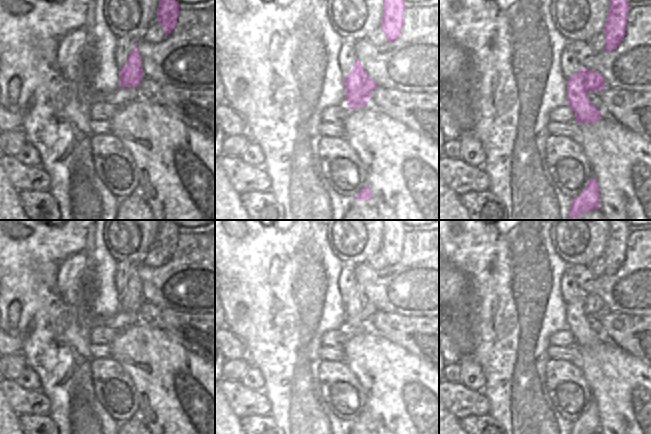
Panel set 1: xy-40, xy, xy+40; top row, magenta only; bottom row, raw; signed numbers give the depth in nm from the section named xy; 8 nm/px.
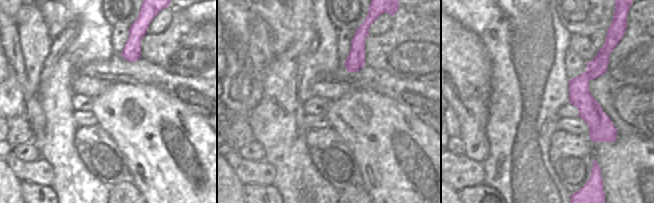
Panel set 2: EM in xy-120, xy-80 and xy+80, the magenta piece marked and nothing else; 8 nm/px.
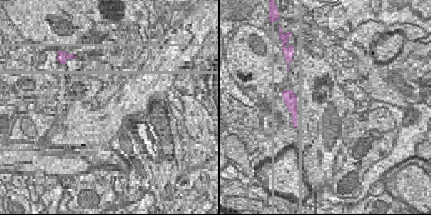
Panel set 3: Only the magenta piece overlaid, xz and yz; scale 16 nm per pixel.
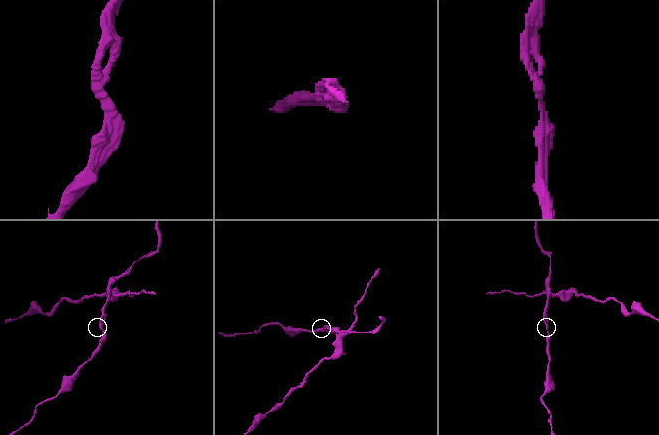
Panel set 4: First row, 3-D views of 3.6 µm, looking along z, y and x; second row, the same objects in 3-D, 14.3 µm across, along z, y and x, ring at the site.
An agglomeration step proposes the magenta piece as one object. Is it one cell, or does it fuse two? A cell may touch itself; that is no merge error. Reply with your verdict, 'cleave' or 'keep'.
cleave

